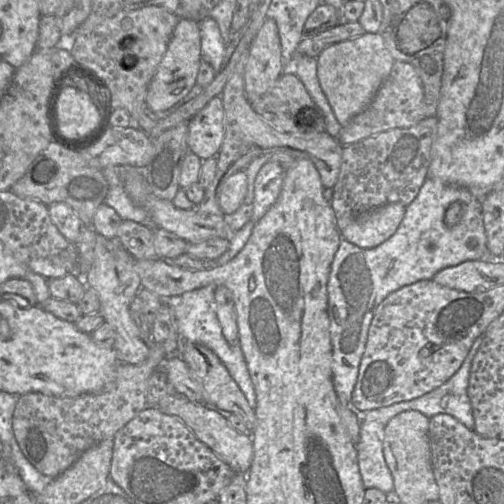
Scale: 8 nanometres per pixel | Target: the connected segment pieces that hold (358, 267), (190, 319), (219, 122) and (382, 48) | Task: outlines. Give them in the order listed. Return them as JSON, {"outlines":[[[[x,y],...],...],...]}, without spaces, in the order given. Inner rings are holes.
{"outlines":[[[[427,177],[425,182],[421,186],[416,198],[409,205],[405,207],[404,218],[402,219],[396,232],[380,245],[374,248],[360,248],[356,246],[355,244],[352,244],[341,237],[339,248],[337,252],[335,253],[333,261],[331,263],[330,273],[329,273],[328,282],[327,282],[327,296],[328,296],[327,312],[328,312],[329,322],[330,322],[329,331],[330,331],[330,338],[331,338],[331,344],[332,344],[332,364],[331,364],[332,379],[333,379],[333,385],[337,394],[338,401],[344,405],[350,406],[352,392],[353,392],[353,389],[355,387],[357,377],[358,377],[360,361],[366,347],[366,342],[368,338],[368,330],[369,330],[370,324],[372,322],[372,319],[374,317],[377,307],[389,294],[400,289],[403,286],[415,283],[417,281],[430,280],[434,277],[434,275],[438,271],[446,267],[455,266],[467,260],[480,260],[486,257],[487,259],[491,259],[491,256],[489,254],[488,247],[487,247],[487,238],[486,238],[485,227],[484,227],[484,222],[483,222],[482,199],[479,199],[478,197],[474,196],[465,187],[449,185],[435,177]],[[454,202],[461,203],[462,218],[453,227],[448,227],[444,221],[444,217],[445,217],[445,213],[447,209]],[[471,239],[477,240],[478,244],[476,248],[473,248],[473,249],[469,248],[469,241]]],[[[205,286],[163,300],[167,300],[172,310],[178,336],[185,342],[201,344],[210,349],[219,358],[231,378],[238,385],[250,407],[255,410],[256,394],[242,350],[239,344],[229,344],[222,334],[216,315],[214,288],[214,286]]],[[[220,96],[212,98],[188,123],[189,151],[202,161],[217,157],[224,138],[224,108]]],[[[368,32],[361,36],[330,45],[316,59],[317,76],[321,89],[342,127],[346,126],[354,116],[370,105],[380,86],[389,75],[395,61],[387,49],[383,37],[379,33]]]]}

